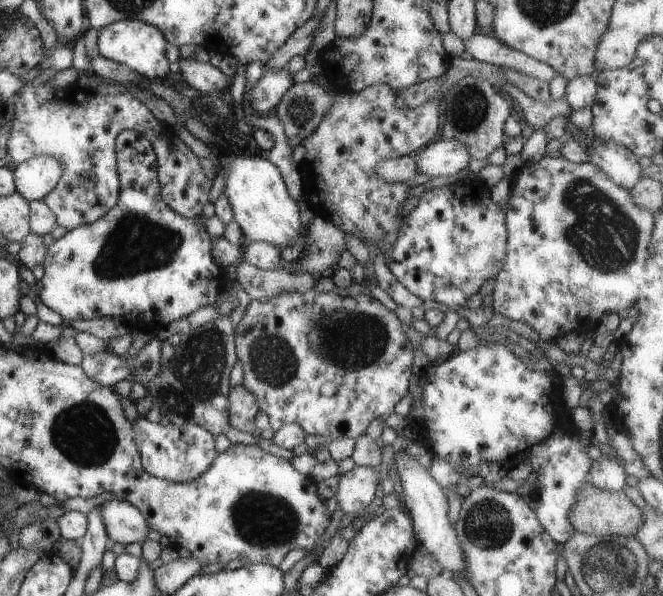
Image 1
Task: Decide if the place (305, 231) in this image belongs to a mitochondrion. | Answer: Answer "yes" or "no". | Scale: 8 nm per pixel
no

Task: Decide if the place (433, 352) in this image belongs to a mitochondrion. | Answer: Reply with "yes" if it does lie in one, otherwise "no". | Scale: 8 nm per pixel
no

